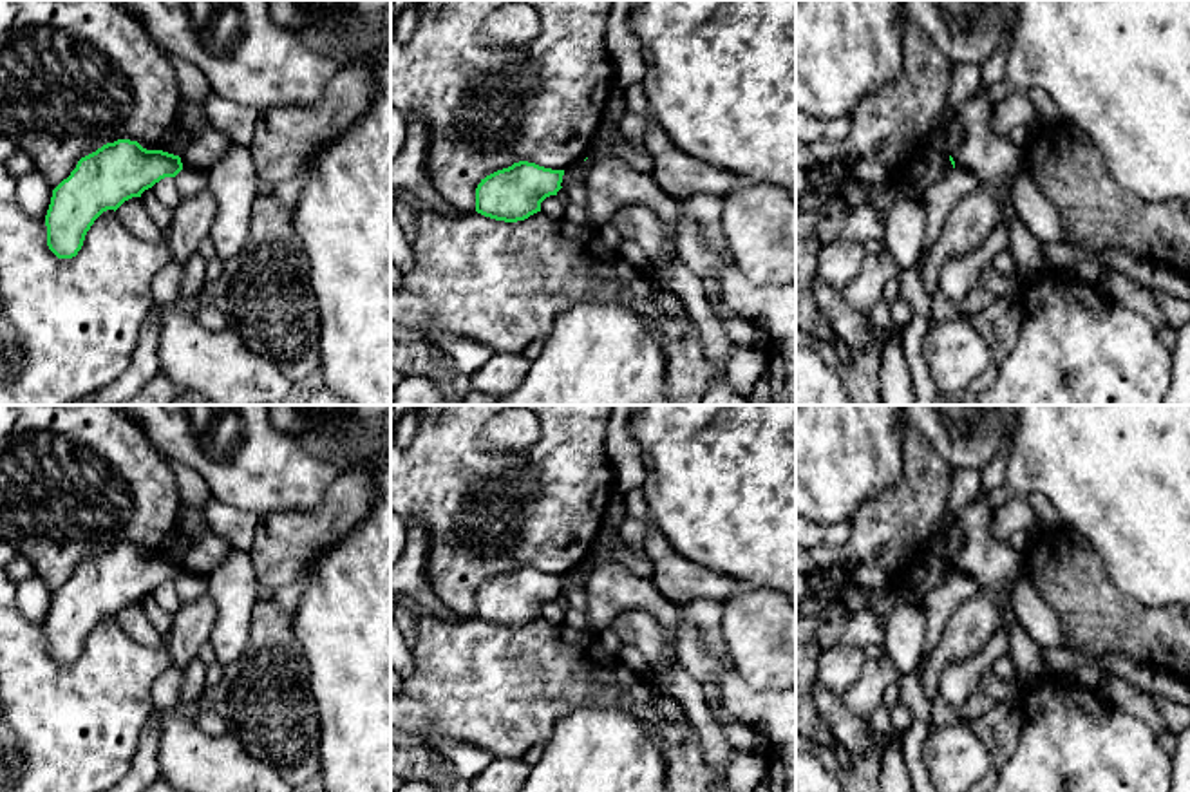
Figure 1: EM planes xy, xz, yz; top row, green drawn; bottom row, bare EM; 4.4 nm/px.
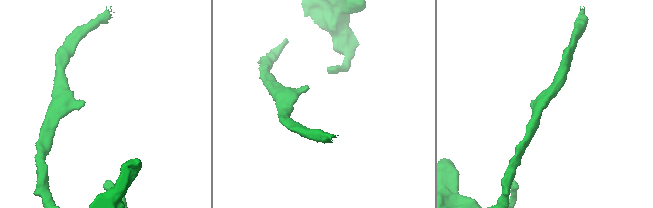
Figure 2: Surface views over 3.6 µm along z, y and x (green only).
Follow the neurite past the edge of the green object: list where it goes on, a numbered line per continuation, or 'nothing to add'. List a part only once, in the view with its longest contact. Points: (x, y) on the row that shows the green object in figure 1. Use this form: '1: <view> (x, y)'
nothing to add

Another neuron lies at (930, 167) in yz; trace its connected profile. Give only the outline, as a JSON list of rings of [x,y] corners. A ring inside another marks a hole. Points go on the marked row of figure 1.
[[[926,148],[913,161],[913,172],[902,188],[902,195],[922,201],[924,190],[933,183],[942,181],[951,170],[953,165],[949,156],[944,156],[933,148]]]

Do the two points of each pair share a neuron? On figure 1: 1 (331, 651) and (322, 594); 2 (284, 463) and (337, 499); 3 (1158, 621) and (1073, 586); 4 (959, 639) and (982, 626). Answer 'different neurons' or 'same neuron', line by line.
1: same neuron
2: different neurons
3: same neuron
4: same neuron

